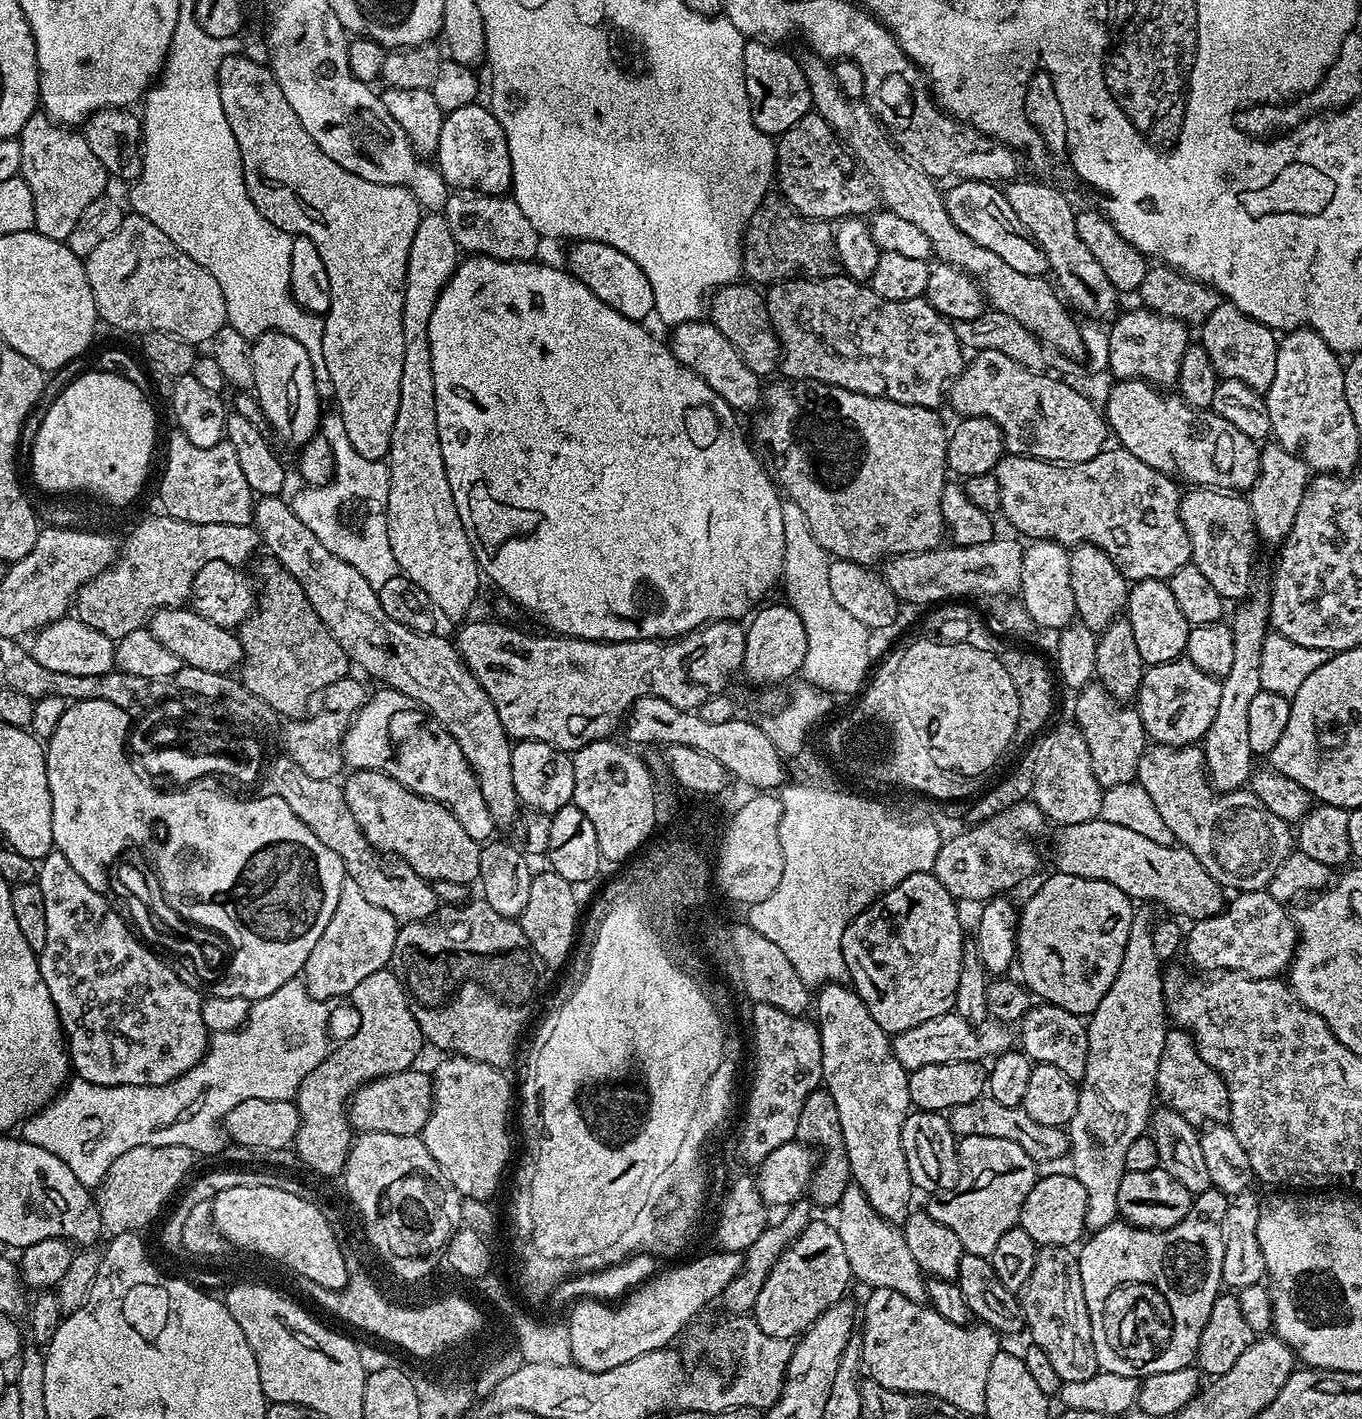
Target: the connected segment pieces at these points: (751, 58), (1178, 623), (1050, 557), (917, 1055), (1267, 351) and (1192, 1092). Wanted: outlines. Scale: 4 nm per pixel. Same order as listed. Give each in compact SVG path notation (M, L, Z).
M749 39L744 46L746 94L750 98L754 126L773 138L790 130L790 126L794 126L794 122L798 122L798 118L802 118L812 108L810 86L806 86L806 74L801 61L795 60L784 48L787 47L753 39Z
M1135 581L1128 590L1126 619L1130 622L1130 630L1134 630L1138 654L1142 654L1145 665L1179 660L1185 655L1190 625L1182 618L1182 610L1178 610L1178 602L1174 602L1174 594L1170 594L1170 586L1165 581Z
M1033 539L1025 547L1018 600L1037 629L1040 627L1062 630L1077 619L1074 589L1070 587L1068 553L1069 549L1065 545L1057 544L1055 540Z
M955 1010L942 1014L938 1018L930 1018L930 1022L921 1022L910 1030L902 1030L891 1037L892 1053L902 1067L909 1072L922 1066L934 1066L942 1062L977 1062L987 1061L1009 1051L1014 1044L1014 1036L1009 1025L985 1022L973 1025L966 1017Z
M1221 302L1218 310L1199 325L1198 332L1198 343L1210 354L1210 362L1214 362L1214 370L1221 380L1246 382L1255 392L1267 393L1270 382L1274 382L1274 369L1278 367L1278 336L1273 329L1242 314L1238 306Z
M1173 1027L1164 1033L1162 1058L1158 1058L1156 1096L1163 1107L1173 1108L1193 1126L1204 1126L1209 1122L1228 1124L1232 1118L1232 1103L1226 1082L1218 1072L1202 1062L1196 1043L1183 1028Z

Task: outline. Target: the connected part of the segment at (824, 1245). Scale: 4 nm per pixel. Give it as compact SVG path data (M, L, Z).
M809 1219L804 1233L788 1246L786 1251L774 1262L762 1290L758 1290L758 1298L754 1309L754 1319L762 1330L762 1334L770 1334L770 1338L792 1340L805 1332L830 1306L845 1299L848 1283L854 1277L850 1270L850 1262L846 1262L846 1250L842 1247L842 1238L838 1238L835 1227L824 1220Z

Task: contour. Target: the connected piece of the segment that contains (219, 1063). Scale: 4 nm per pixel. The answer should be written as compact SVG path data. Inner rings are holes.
M297 978L286 982L282 986L278 986L278 990L274 990L274 994L255 1001L248 1009L248 1020L238 1030L215 1033L208 1045L208 1053L186 1074L182 1074L162 1086L98 1086L94 1082L86 1082L80 1076L73 1075L56 1093L47 1108L40 1109L35 1116L29 1116L23 1124L19 1125L19 1139L30 1142L34 1146L42 1146L42 1150L50 1150L50 1154L54 1154L54 1158L62 1158L62 1162L66 1162L66 1166L70 1166L70 1170L74 1170L74 1178L78 1178L78 1182L82 1182L85 1189L88 1190L95 1189L104 1180L106 1170L110 1170L110 1166L114 1166L114 1158L126 1154L126 1150L134 1150L134 1146L186 1146L197 1157L212 1156L215 1152L222 1151L224 1144L226 1145L226 1133L222 1127L224 1116L230 1114L230 1110L234 1110L234 1106L238 1106L238 1102L246 1102L246 1098L292 1100L296 1091L300 1089L300 1084L306 1078L306 1074L310 1074L310 1070L314 1070L314 1066L318 1066L318 1062L322 1062L328 1057L330 1051L328 1008L327 1003L314 999L308 993L303 979Z

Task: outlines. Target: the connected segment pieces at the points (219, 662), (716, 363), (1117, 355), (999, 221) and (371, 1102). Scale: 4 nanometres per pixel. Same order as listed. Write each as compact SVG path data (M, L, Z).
M191 607L159 608L150 617L150 627L154 638L158 638L162 646L178 654L181 665L189 664L198 666L198 670L227 673L241 667L244 657L241 637L233 629L218 626L210 622L210 618L202 618L202 614L192 611Z
M701 318L677 324L671 329L671 332L670 347L674 358L678 358L678 362L682 362L682 366L694 370L694 374L701 376L706 382L706 386L710 386L710 390L714 390L714 394L718 394L718 398L726 401L733 410L761 407L761 377L756 376L754 370L750 370L750 366L746 366L742 354L738 354L738 350L734 350L734 346L730 346L730 342L726 342L726 334L722 334L722 330L715 328L707 319Z
M1142 306L1117 315L1109 327L1107 358L1109 373L1116 380L1145 380L1157 386L1175 385L1182 357L1190 343L1189 327L1181 320L1166 318Z
M960 180L952 189L944 192L946 210L950 210L950 218L966 238L974 238L978 246L986 246L986 250L994 250L1006 266L1018 270L1018 274L1044 276L1048 272L1046 254L1036 245L1036 241L1028 235L1023 222L1014 214L1008 199L995 183L987 180Z
M395 1072L372 1080L353 1092L347 1101L348 1122L357 1133L381 1132L420 1136L432 1113L432 1076L429 1073Z

